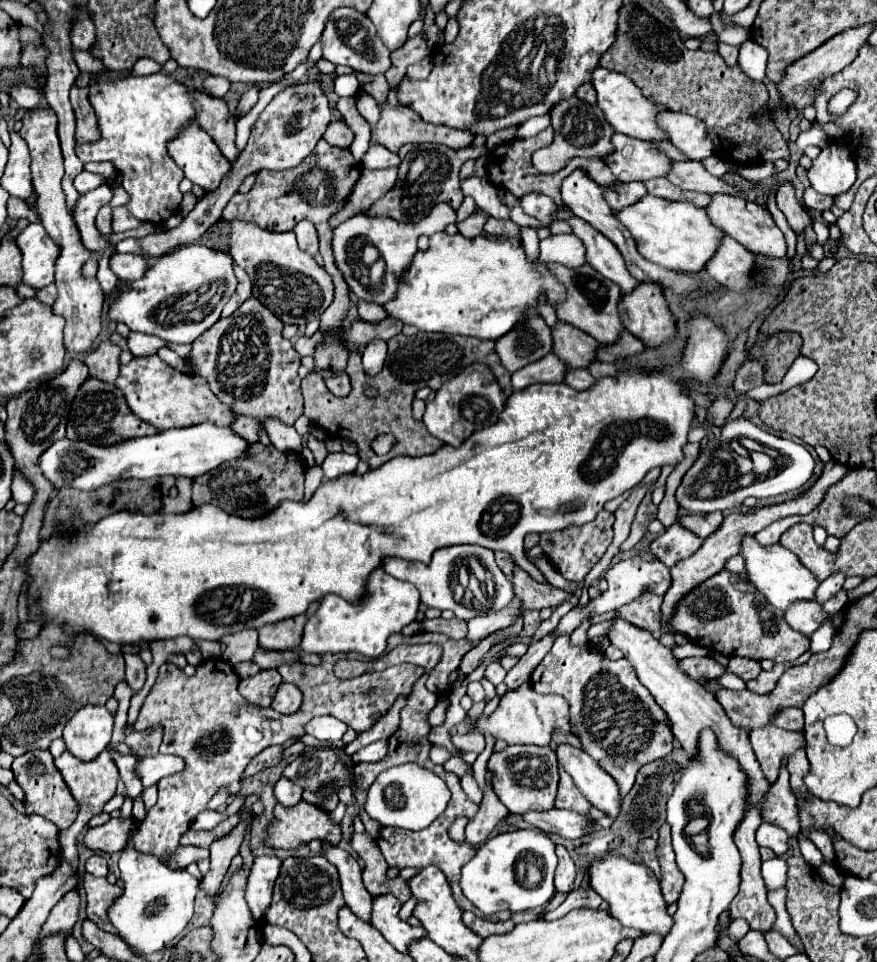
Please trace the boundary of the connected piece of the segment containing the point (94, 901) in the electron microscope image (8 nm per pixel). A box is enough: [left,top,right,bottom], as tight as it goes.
[83,875,121,933]

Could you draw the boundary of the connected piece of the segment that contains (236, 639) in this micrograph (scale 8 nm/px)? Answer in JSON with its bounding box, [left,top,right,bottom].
[218,629,257,665]

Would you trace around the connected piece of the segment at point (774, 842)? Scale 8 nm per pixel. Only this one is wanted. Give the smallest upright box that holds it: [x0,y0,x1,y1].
[757,823,789,855]

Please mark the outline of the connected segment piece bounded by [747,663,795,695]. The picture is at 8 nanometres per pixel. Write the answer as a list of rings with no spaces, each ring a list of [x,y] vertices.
[[[779,663],[779,665],[773,667],[773,671],[761,671],[757,679],[747,681],[747,689],[753,691],[753,693],[759,693],[759,695],[767,695],[767,693],[771,693],[771,691],[775,689],[779,677],[783,675],[783,671],[789,669],[791,665],[795,665],[795,663]]]

